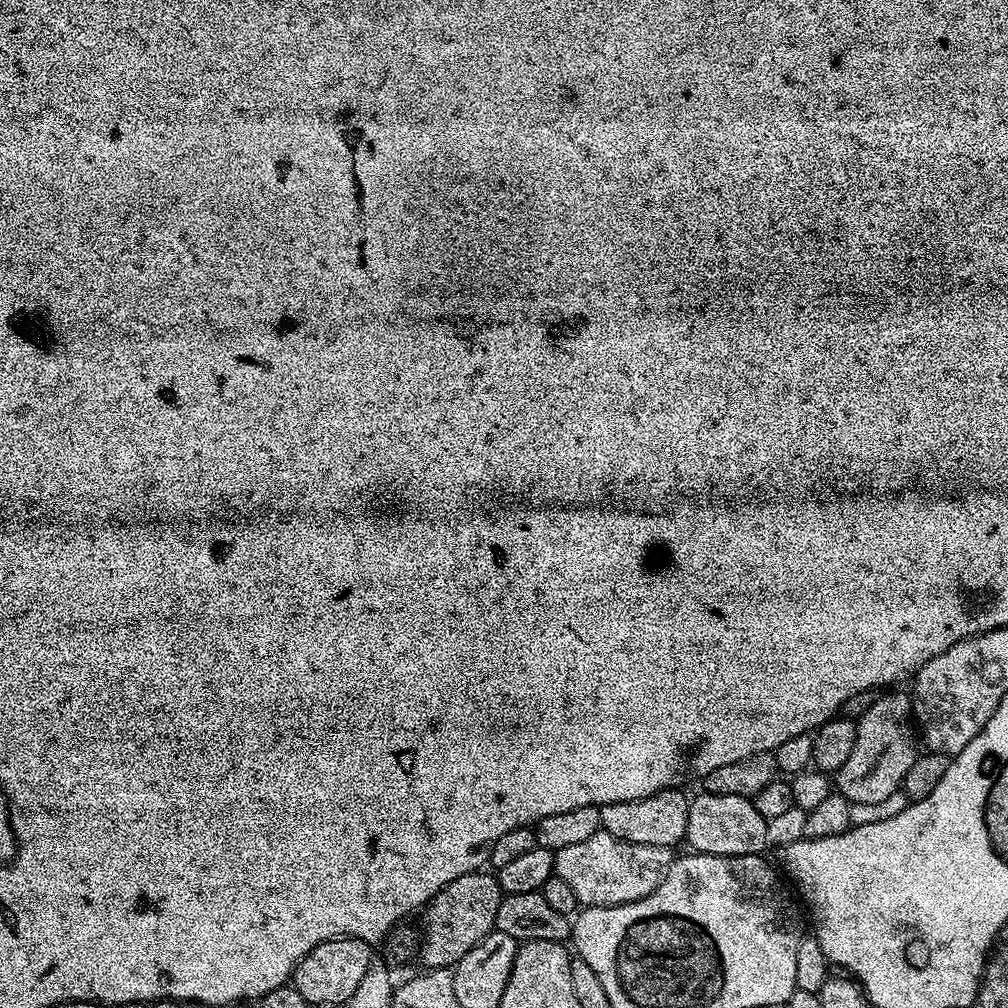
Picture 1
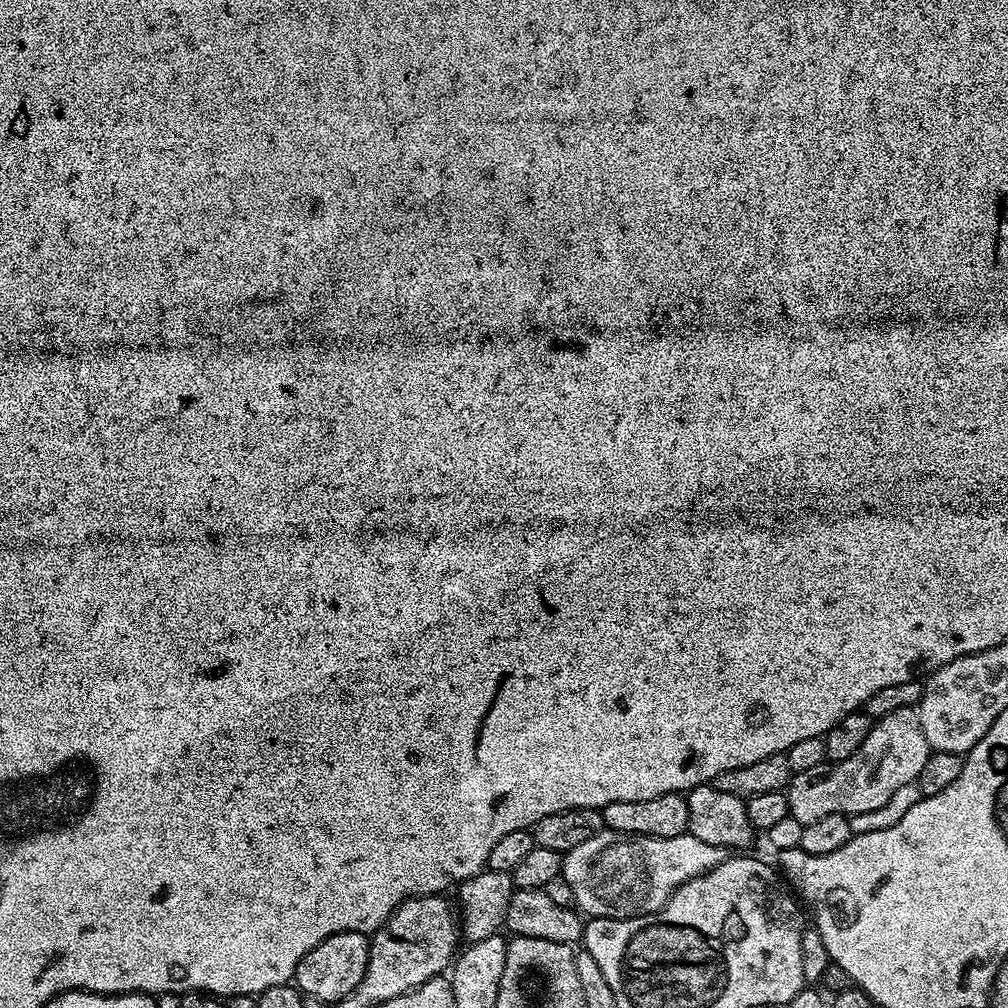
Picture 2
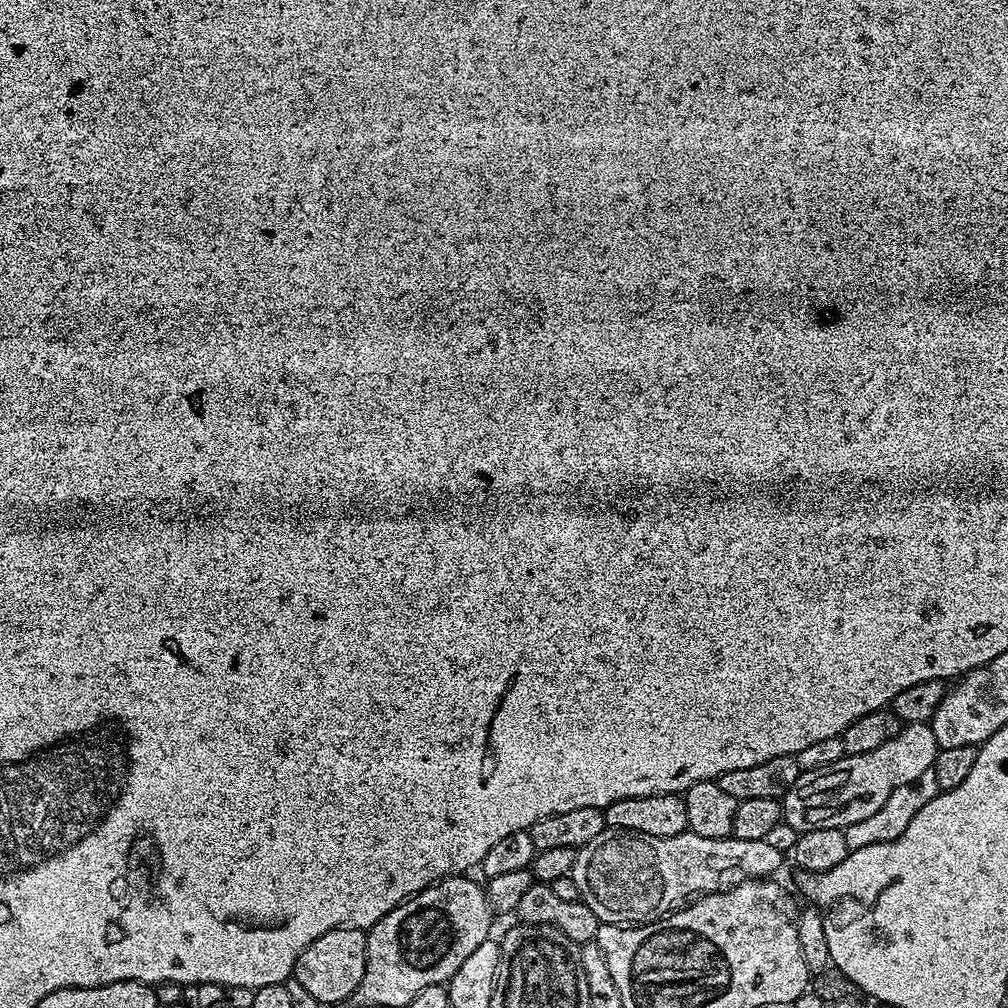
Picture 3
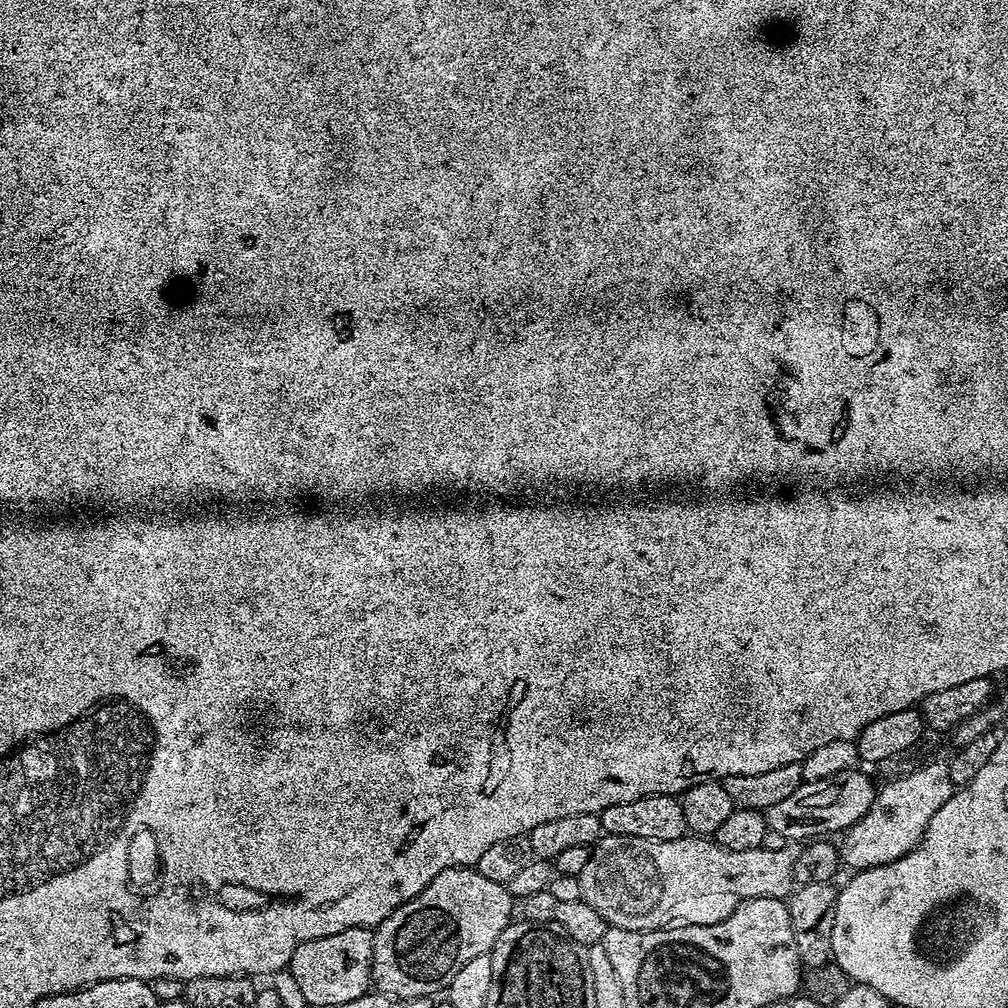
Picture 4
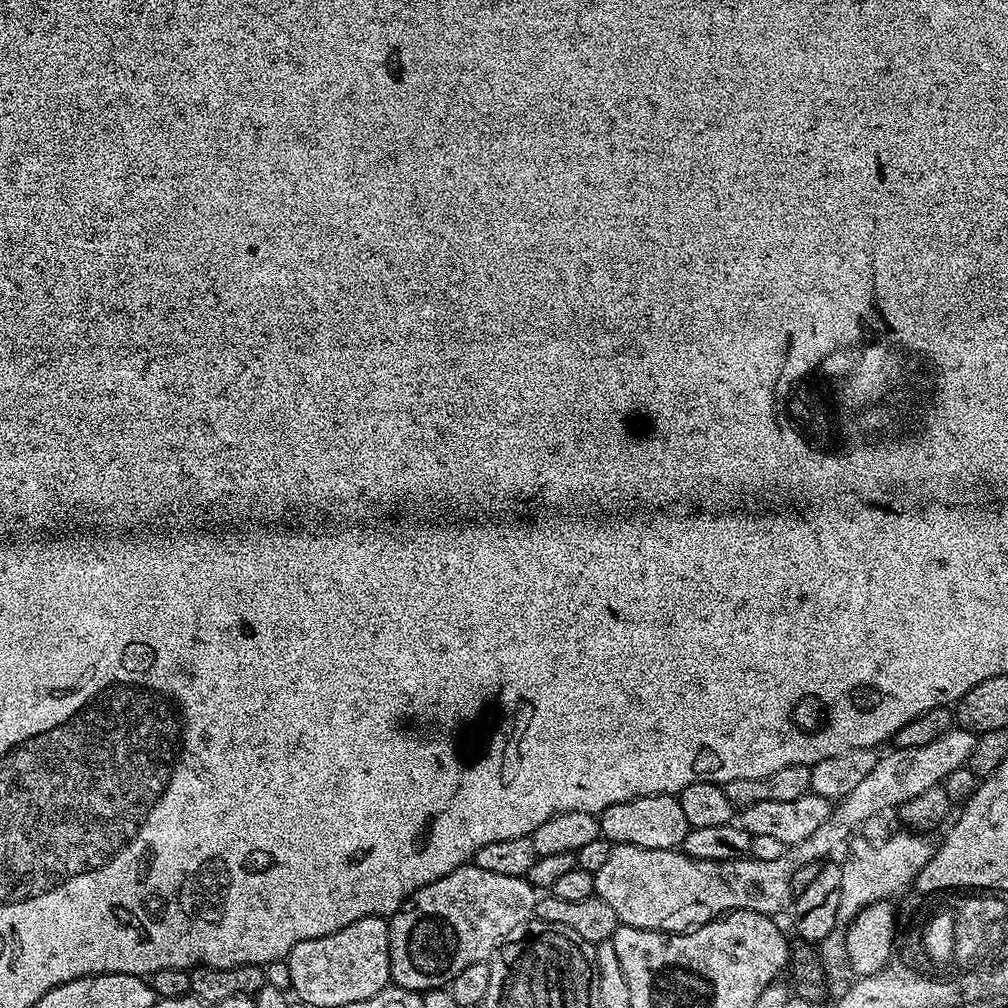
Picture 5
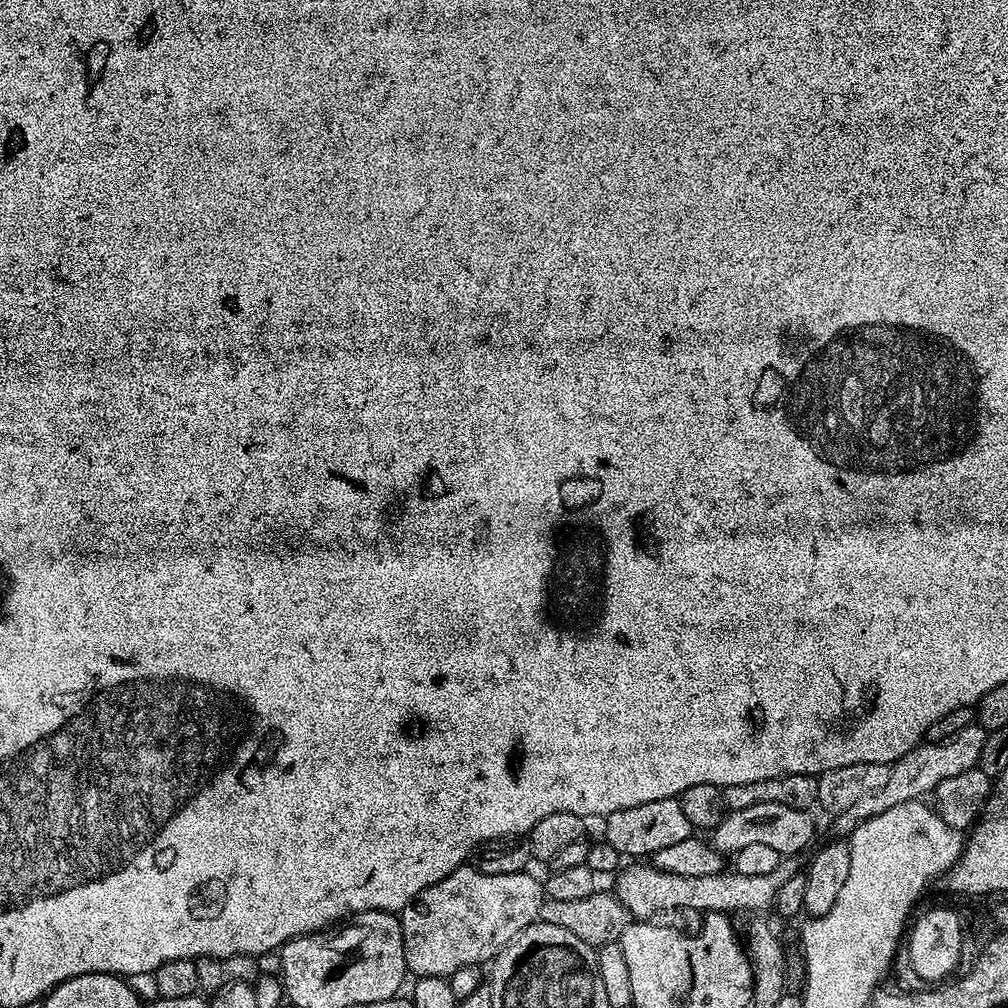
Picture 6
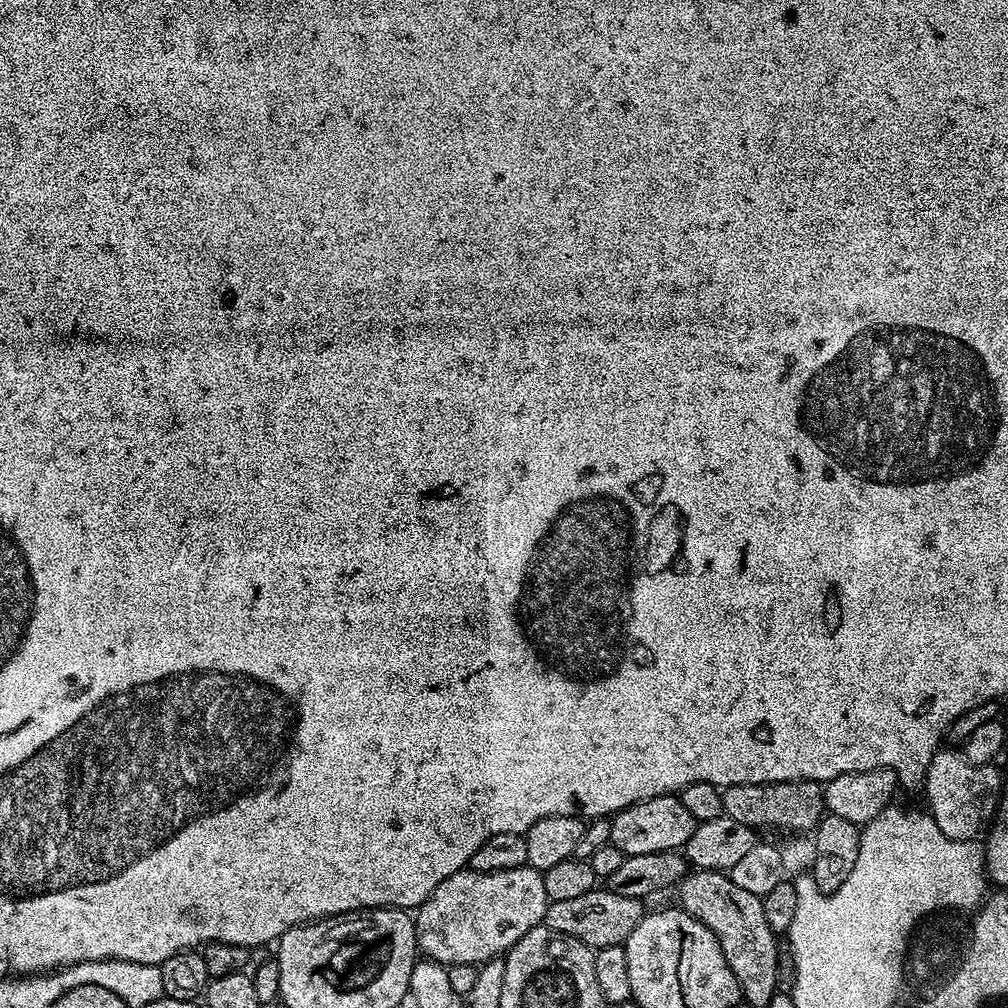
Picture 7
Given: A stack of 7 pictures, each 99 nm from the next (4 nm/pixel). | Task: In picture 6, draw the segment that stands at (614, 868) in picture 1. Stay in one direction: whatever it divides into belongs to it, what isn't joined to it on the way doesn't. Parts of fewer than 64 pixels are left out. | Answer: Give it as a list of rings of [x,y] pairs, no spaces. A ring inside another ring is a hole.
[[[973,722],[966,726],[966,730],[958,730],[958,734],[949,740],[939,742],[925,742],[919,744],[910,754],[906,754],[902,759],[896,761],[890,767],[890,778],[874,794],[866,794],[866,798],[854,802],[850,810],[839,813],[835,817],[835,835],[840,838],[847,837],[866,818],[874,818],[874,814],[882,814],[882,810],[890,810],[890,806],[898,806],[898,802],[910,802],[919,800],[935,793],[936,787],[946,778],[954,778],[963,772],[969,772],[977,767],[982,758],[982,746],[986,743],[989,729],[983,728],[978,722]],[[792,858],[785,859],[774,870],[774,874],[738,874],[734,870],[725,870],[718,874],[710,874],[709,876],[695,876],[694,878],[686,878],[677,872],[665,872],[663,868],[653,866],[648,862],[632,862],[627,866],[619,869],[618,875],[615,877],[616,888],[614,887],[614,895],[622,902],[622,906],[626,906],[629,917],[635,918],[640,922],[652,922],[657,919],[659,912],[676,912],[679,908],[689,908],[692,912],[700,912],[699,914],[707,914],[709,912],[722,912],[725,914],[733,914],[732,912],[752,912],[748,914],[764,914],[764,911],[771,909],[776,902],[778,894],[778,886],[782,886],[782,882],[786,882],[786,878],[797,875],[797,861]]]

